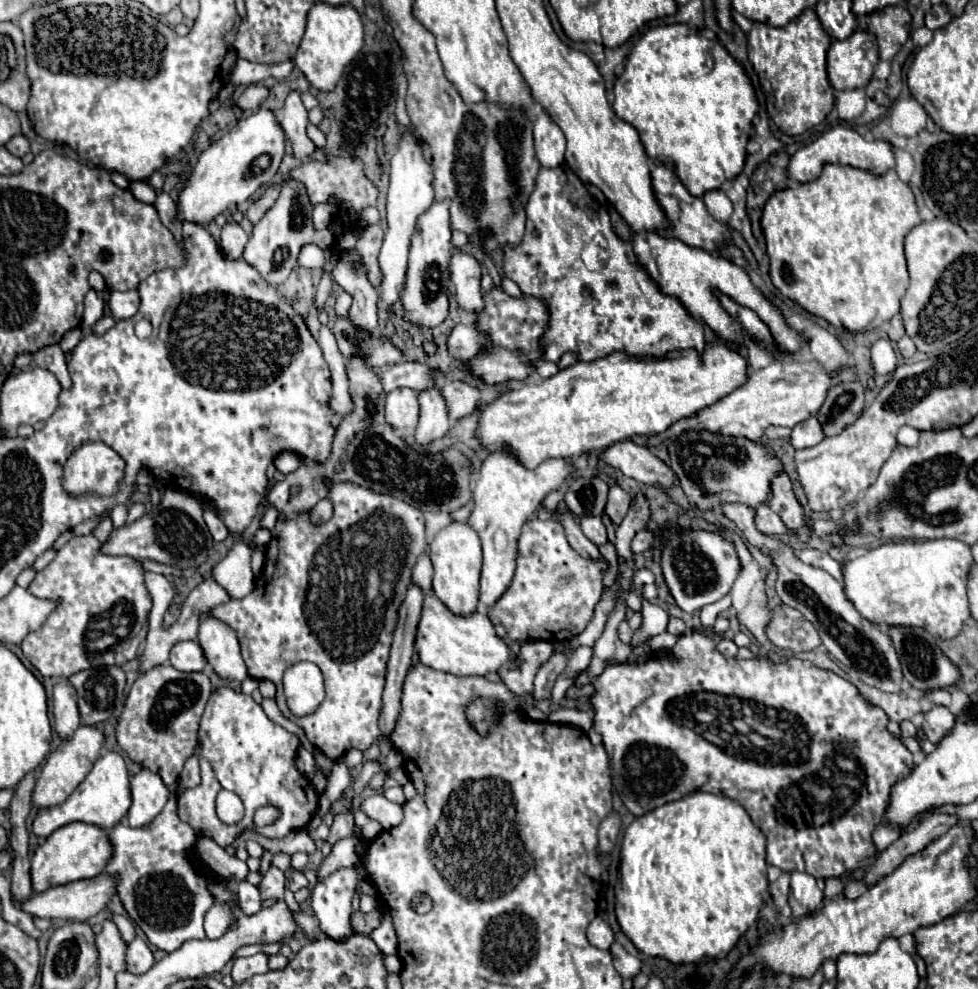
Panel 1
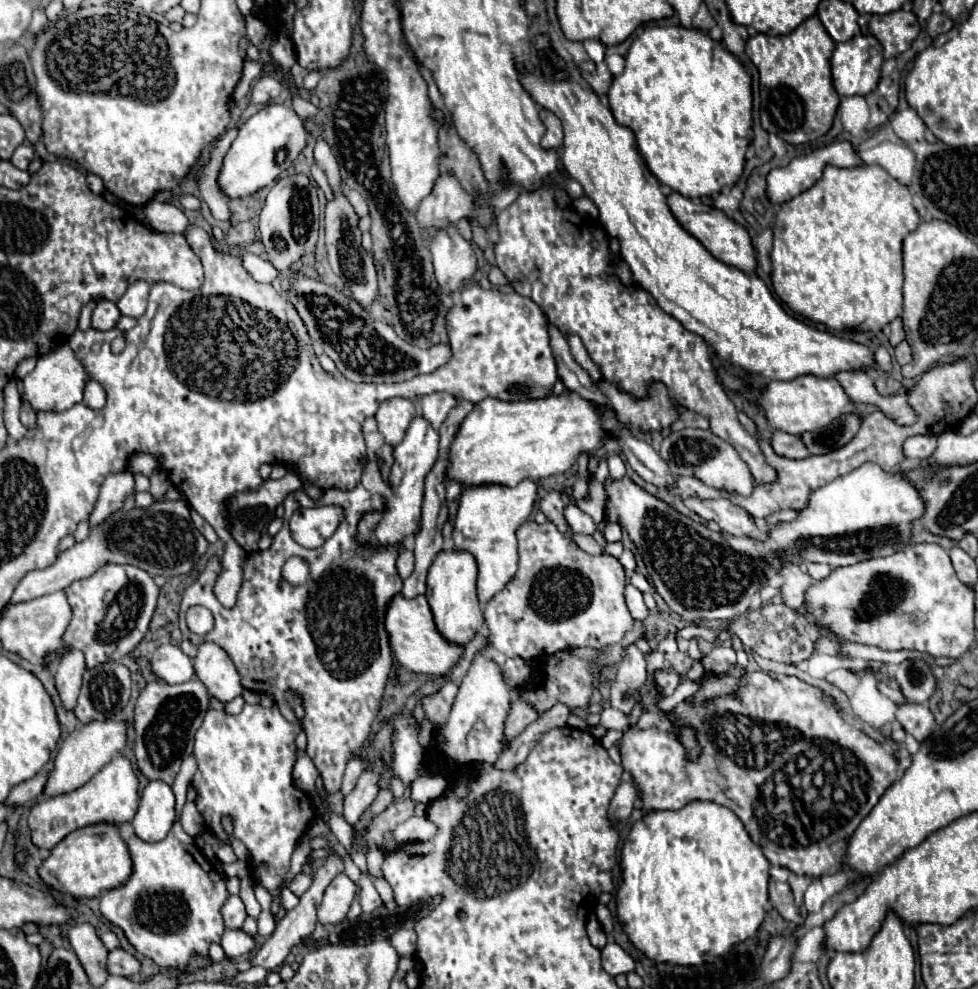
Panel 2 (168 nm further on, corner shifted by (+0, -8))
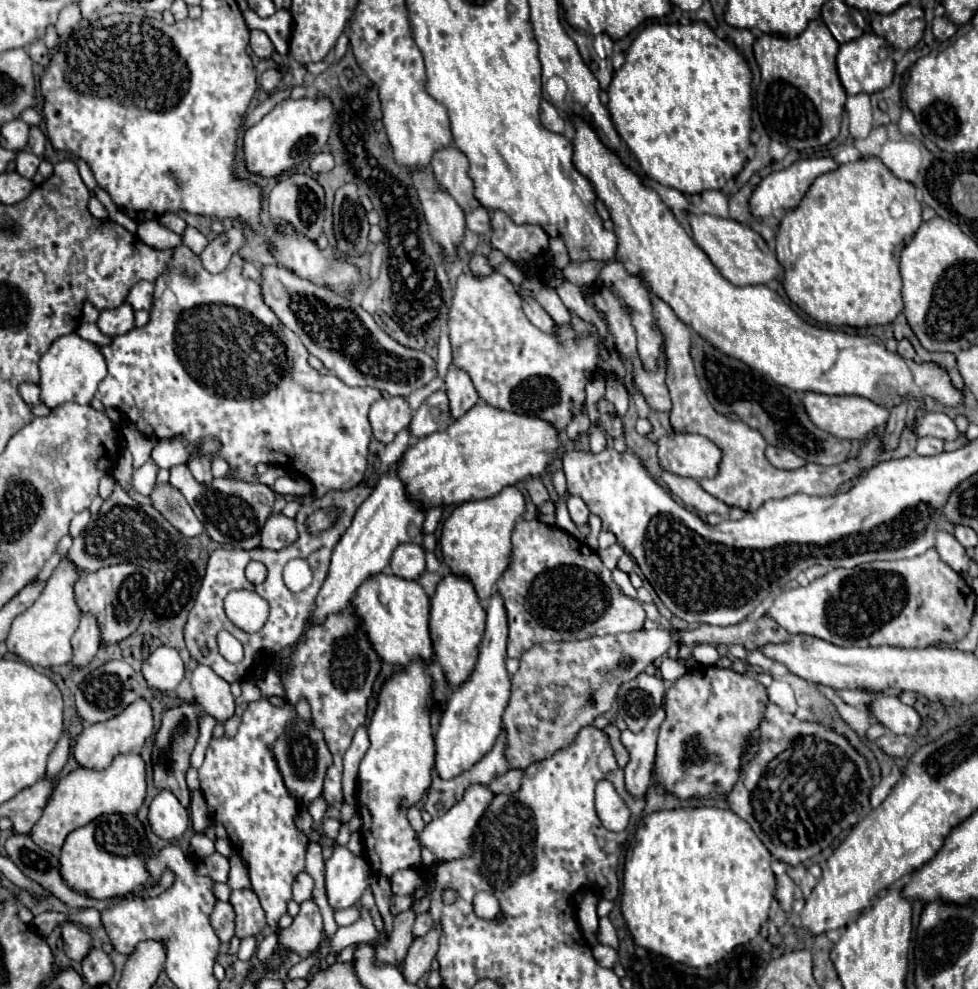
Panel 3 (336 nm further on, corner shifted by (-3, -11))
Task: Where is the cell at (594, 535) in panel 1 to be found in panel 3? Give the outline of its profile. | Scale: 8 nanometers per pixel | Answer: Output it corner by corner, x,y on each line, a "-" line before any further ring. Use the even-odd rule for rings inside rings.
568,497
566,505
568,505
568,513
570,513
570,517
576,525
584,525
588,521
590,511
588,511
586,503
580,497

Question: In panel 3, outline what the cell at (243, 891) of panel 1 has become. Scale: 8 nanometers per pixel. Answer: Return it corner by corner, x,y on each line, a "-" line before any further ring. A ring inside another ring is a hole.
218,901
214,905
214,911
210,915
210,925
214,933
218,935
220,941
230,941
234,937
234,927
232,927
232,905

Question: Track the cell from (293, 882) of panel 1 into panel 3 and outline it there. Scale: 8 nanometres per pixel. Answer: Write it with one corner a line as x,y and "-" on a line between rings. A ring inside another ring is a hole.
300,873
292,885
292,895
296,903
304,903
308,899
312,899
312,889
314,889
314,881
308,873

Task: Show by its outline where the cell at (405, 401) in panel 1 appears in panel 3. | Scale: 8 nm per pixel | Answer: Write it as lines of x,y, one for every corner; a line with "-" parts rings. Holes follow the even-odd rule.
382,397
370,407
370,425
374,439
382,443
392,443
398,431
408,427
412,419
412,411
406,399
400,397

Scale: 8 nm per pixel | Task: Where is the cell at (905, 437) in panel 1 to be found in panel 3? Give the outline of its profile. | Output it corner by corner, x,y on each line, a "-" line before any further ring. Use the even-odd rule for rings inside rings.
920,437
916,445
918,455
938,455
944,451
944,441
938,437

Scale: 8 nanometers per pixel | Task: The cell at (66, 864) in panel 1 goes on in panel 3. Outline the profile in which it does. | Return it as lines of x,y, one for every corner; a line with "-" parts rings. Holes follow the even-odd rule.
136,813
100,815
96,821
72,831
66,837
60,855
60,873
64,875
64,881
80,895
94,899
122,897
148,883
150,873
146,869
146,861
150,857
152,847

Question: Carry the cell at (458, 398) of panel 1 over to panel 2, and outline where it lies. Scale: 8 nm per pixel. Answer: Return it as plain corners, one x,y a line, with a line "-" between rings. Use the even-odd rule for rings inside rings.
433,392
429,396
421,398
423,416
433,424
433,428
439,430
439,426
445,422
451,408
457,406
457,398
453,398
447,392

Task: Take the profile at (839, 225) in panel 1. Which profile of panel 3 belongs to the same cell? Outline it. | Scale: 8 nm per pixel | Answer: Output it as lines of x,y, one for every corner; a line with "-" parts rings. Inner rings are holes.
862,157
854,163
814,179
800,205
788,211
776,235
776,255
784,267
784,289
792,303
812,319
828,325
888,325
904,309
902,277
898,271
900,253
922,223
922,207
916,203
914,185
900,181
878,157

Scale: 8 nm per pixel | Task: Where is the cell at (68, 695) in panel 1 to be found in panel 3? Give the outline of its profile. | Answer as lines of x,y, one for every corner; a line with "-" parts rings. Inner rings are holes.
82,613
80,627
72,637
72,665
88,665
100,647
100,627
94,613

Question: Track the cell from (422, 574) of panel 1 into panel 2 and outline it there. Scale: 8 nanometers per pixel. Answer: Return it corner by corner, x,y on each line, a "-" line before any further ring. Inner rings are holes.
403,550
401,556
399,556
399,560
397,560
397,572
399,572
399,576
403,580
413,572
413,564
415,564
413,550

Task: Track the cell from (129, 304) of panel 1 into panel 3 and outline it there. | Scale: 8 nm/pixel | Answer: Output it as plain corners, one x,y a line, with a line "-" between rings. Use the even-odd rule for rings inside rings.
138,281
130,289
126,301
134,309
146,309
146,311
150,311
150,307
152,307
152,293
154,293
154,283
150,283
150,281

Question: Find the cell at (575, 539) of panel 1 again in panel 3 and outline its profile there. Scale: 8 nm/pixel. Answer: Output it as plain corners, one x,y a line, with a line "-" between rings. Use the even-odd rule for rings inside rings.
526,477
524,487
526,487
526,491
528,491
528,495
530,495
530,499
534,501
536,507
540,507
548,499
548,491
546,491
546,487
542,485
542,481
538,477

